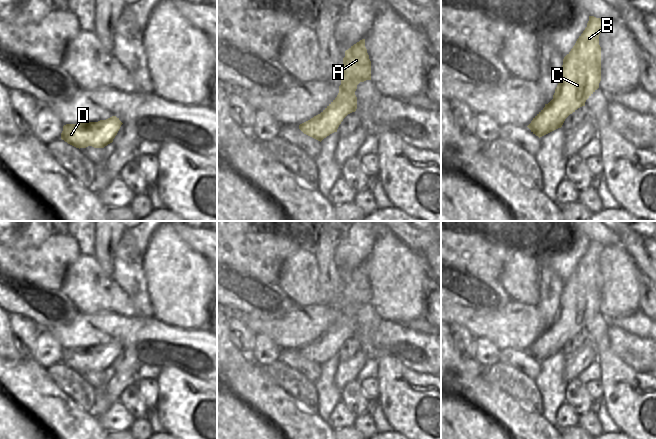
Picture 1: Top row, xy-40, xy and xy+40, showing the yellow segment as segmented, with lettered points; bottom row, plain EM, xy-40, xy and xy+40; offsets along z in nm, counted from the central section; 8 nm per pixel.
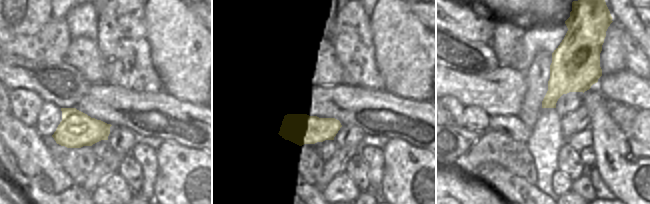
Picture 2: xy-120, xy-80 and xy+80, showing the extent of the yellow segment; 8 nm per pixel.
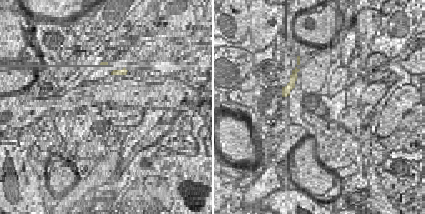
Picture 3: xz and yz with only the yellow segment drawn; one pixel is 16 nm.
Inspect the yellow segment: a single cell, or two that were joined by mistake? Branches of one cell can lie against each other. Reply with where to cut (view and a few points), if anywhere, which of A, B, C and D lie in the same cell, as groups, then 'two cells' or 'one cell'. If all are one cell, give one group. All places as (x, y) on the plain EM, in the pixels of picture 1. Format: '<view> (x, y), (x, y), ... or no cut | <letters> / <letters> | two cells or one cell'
no cut | A B C D | one cell

